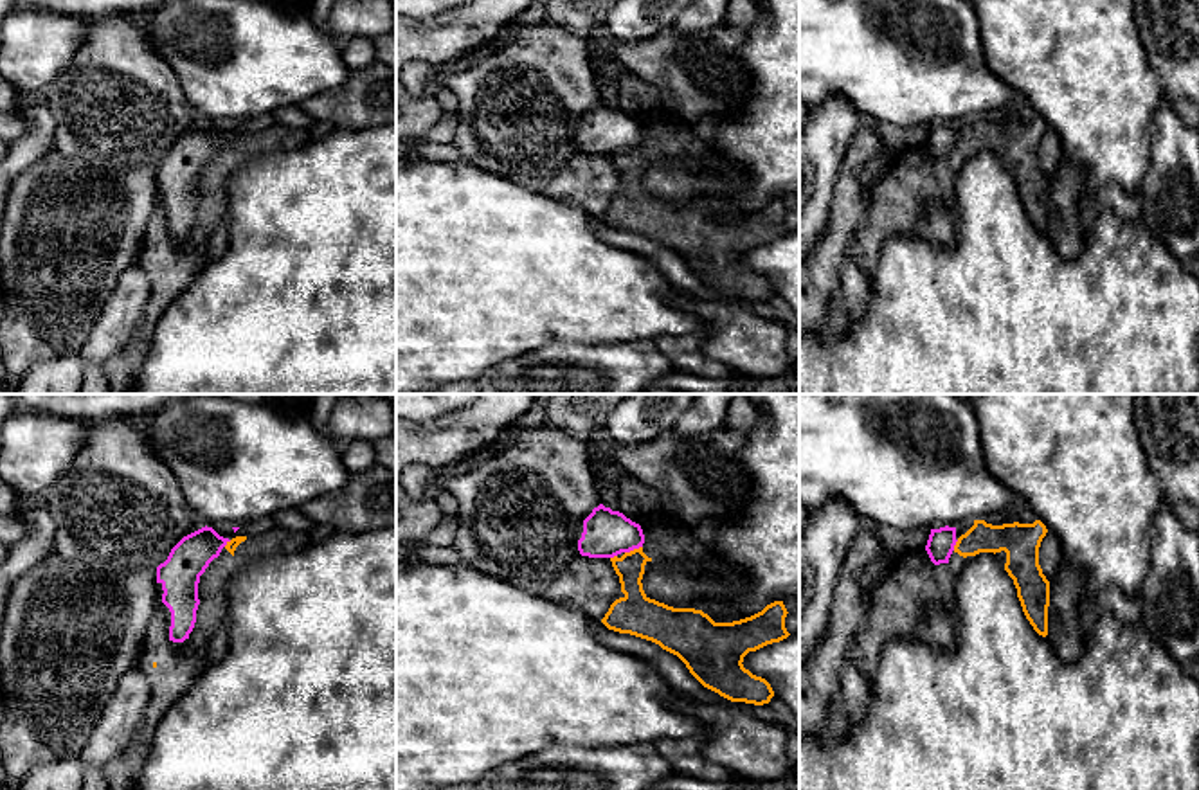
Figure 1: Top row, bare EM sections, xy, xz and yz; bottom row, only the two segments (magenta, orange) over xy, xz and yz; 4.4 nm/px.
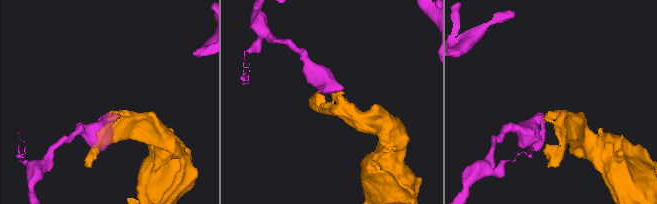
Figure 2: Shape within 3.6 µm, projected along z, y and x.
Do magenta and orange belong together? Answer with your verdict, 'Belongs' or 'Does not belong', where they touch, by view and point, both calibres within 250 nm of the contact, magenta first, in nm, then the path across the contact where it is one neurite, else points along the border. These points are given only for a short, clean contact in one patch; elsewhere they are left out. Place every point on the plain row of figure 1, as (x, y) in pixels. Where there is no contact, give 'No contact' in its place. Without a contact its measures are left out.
Does not belong. Touches magenta at xz (632, 146). Thickness 220 nm (magenta) against 130 nm. Boundary: xz (641, 143), (625, 150)

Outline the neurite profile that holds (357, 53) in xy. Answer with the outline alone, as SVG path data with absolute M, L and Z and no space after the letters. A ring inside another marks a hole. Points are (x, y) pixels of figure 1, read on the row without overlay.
M351 38L340 45L342 59L351 72L356 72L374 61L374 40Z

